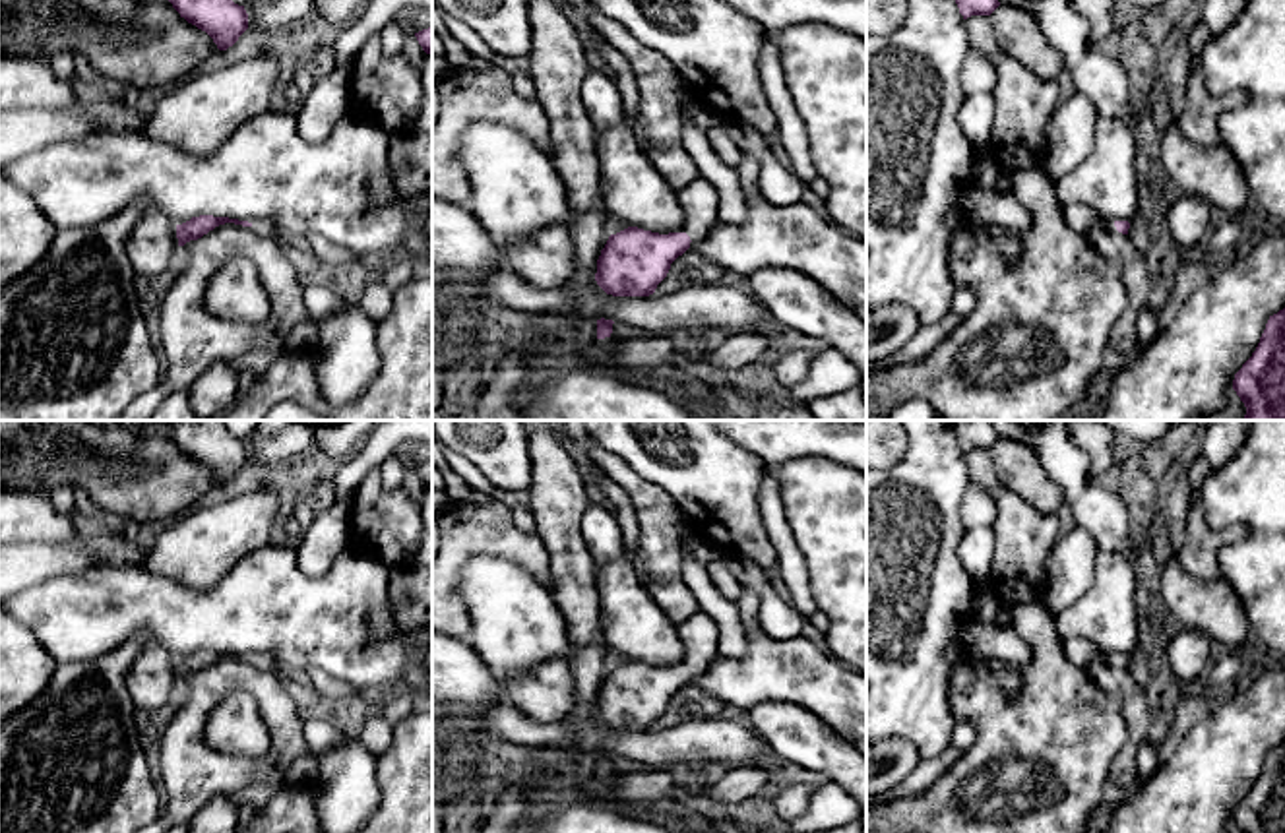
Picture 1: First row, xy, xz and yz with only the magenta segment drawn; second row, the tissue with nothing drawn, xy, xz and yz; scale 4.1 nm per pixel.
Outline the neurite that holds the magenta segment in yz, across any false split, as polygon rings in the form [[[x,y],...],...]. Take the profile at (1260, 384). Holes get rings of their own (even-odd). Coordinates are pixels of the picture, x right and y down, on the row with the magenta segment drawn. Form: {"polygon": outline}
{"polygon": [[[1285,308],[1269,316],[1233,389],[1246,407],[1242,420],[1285,420]]]}

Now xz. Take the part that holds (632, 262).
{"polygon": [[[694,180],[682,194],[682,232],[659,234],[628,227],[611,234],[597,260],[597,285],[612,296],[649,296],[667,277],[671,263],[692,242],[702,240],[717,221],[719,196],[705,180]]]}

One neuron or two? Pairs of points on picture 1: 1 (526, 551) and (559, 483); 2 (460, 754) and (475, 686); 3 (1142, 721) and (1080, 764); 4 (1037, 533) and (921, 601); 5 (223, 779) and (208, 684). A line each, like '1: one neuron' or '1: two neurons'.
1: two neurons
2: one neuron
3: two neurons
4: two neurons
5: one neuron

